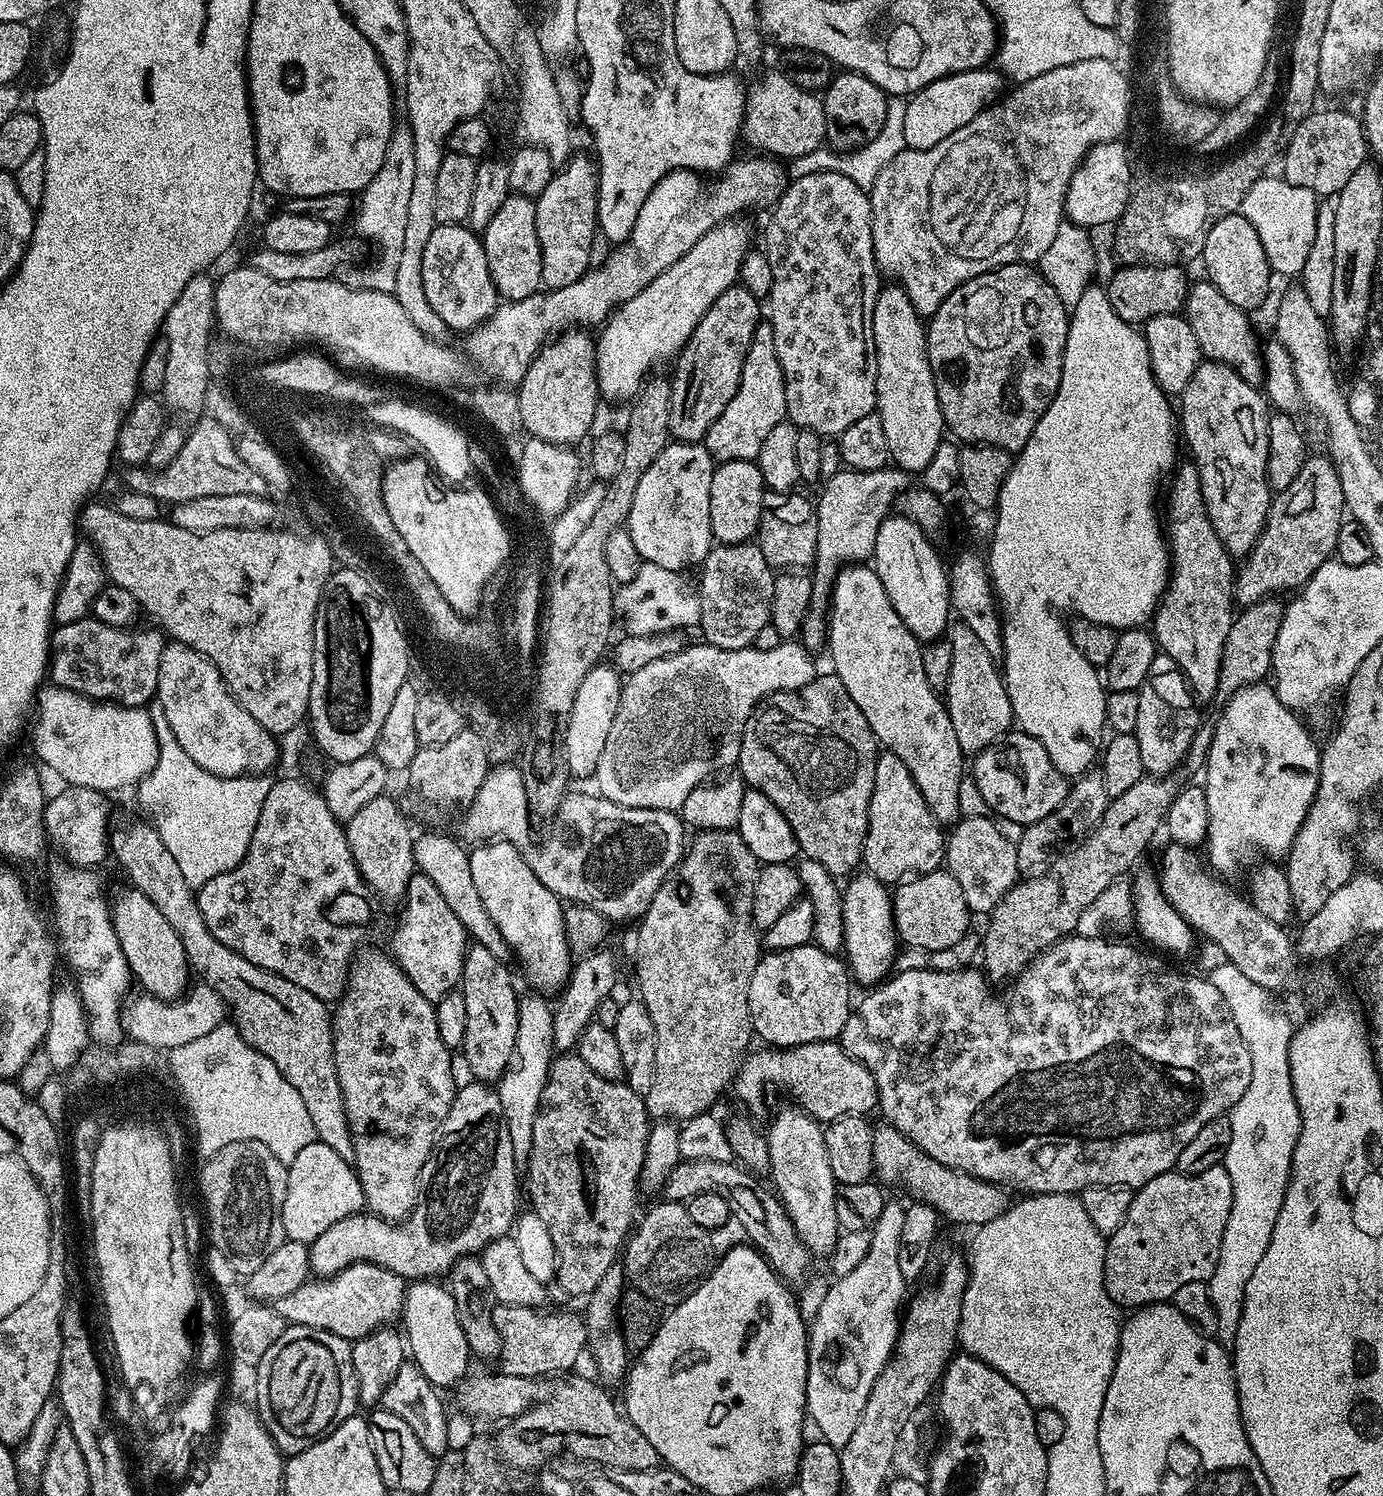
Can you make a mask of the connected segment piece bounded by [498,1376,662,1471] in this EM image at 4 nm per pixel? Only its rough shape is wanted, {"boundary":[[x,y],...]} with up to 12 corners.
{"boundary":[[576,1376],[500,1432],[514,1464],[565,1448],[608,1470],[661,1467],[609,1389]]}

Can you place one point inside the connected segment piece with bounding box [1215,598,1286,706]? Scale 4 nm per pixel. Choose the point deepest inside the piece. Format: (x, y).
(1250, 649)

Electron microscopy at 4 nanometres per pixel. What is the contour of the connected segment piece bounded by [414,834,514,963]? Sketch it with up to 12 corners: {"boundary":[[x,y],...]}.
{"boundary":[[442,834],[415,839],[417,869],[442,891],[469,937],[509,963],[513,951]]}

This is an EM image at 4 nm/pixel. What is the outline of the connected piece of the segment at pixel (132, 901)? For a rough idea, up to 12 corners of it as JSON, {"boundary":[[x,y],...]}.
{"boundary":[[146,894],[111,901],[137,985],[160,1000],[189,987],[186,950]]}

